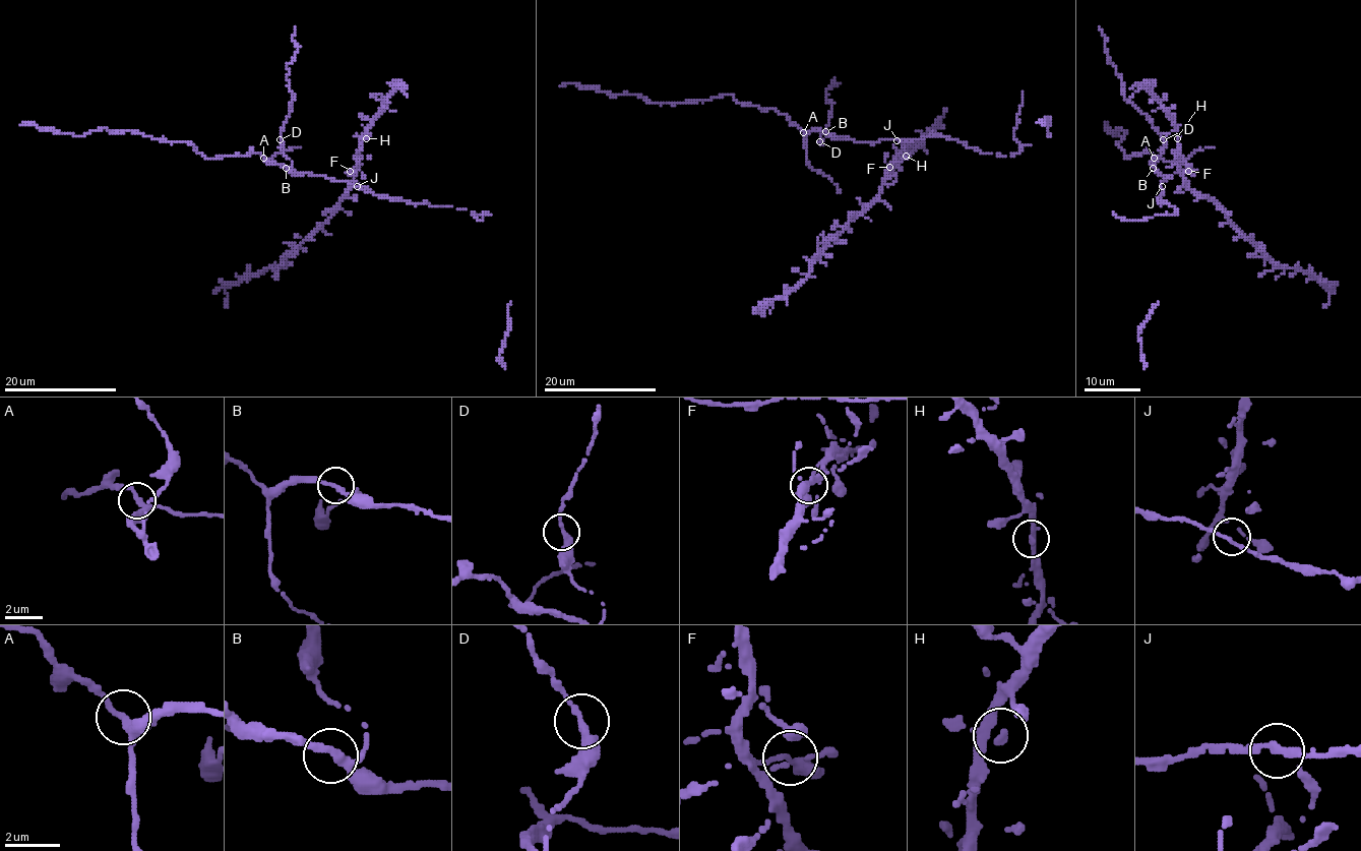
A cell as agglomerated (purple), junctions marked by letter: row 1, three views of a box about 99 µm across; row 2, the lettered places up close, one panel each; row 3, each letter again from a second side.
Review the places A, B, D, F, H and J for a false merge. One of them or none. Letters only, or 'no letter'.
no letter

